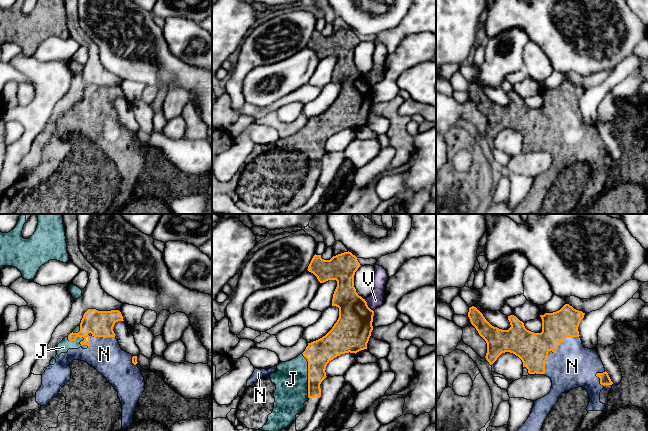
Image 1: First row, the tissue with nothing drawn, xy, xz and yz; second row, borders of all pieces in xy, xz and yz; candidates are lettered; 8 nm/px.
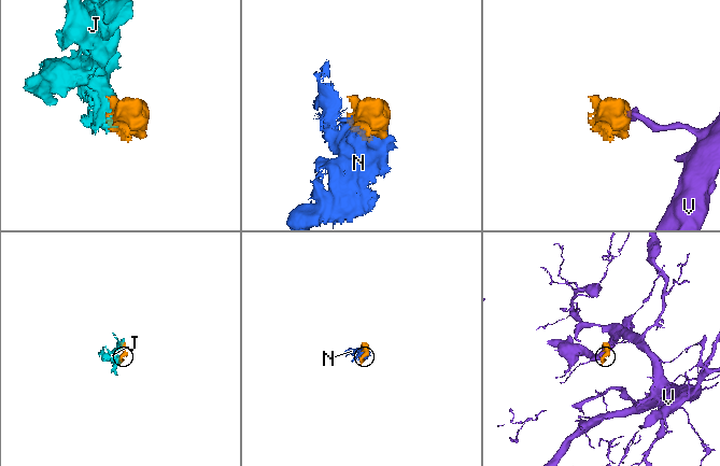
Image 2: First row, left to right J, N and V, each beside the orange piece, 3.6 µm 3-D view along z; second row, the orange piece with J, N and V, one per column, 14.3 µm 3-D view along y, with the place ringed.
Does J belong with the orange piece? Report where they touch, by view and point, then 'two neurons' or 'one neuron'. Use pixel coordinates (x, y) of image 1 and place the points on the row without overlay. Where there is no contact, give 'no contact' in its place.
xz (308, 151) | one neuron

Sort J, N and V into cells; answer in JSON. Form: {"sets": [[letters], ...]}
{"sets": [["J", "N"], ["V"]]}

